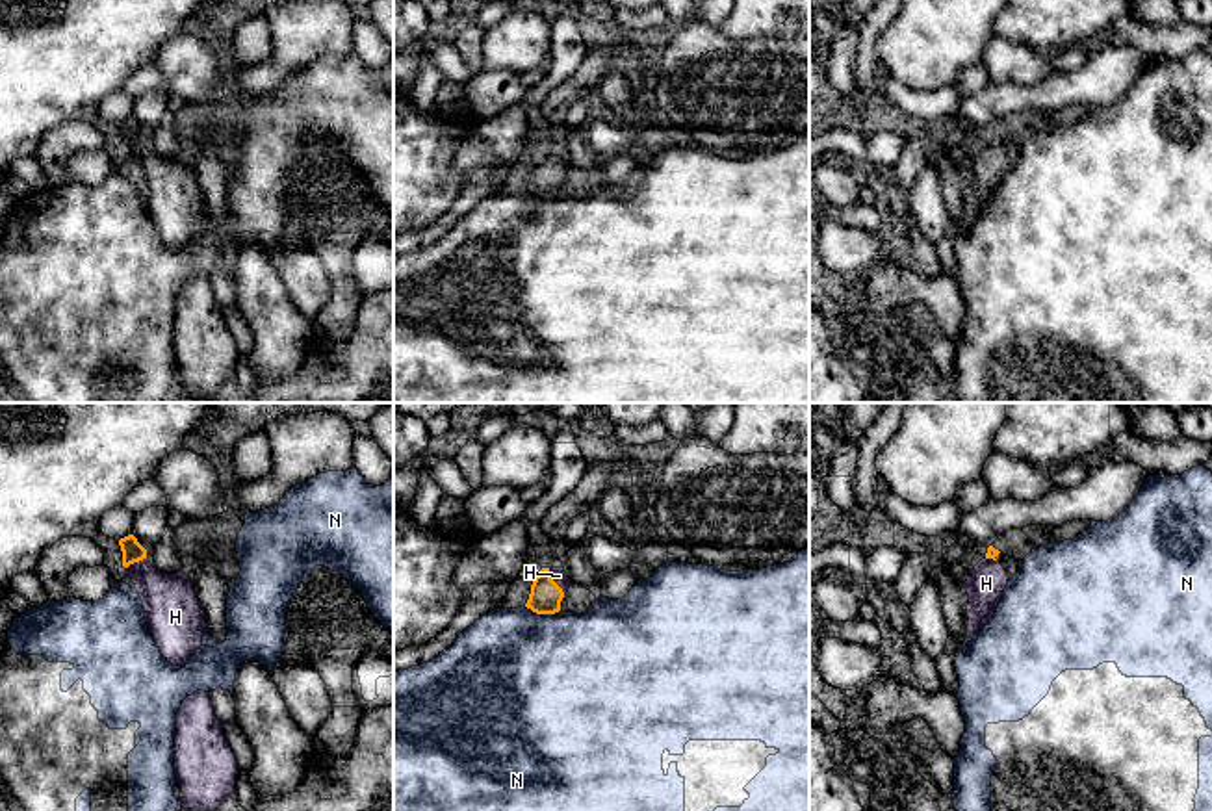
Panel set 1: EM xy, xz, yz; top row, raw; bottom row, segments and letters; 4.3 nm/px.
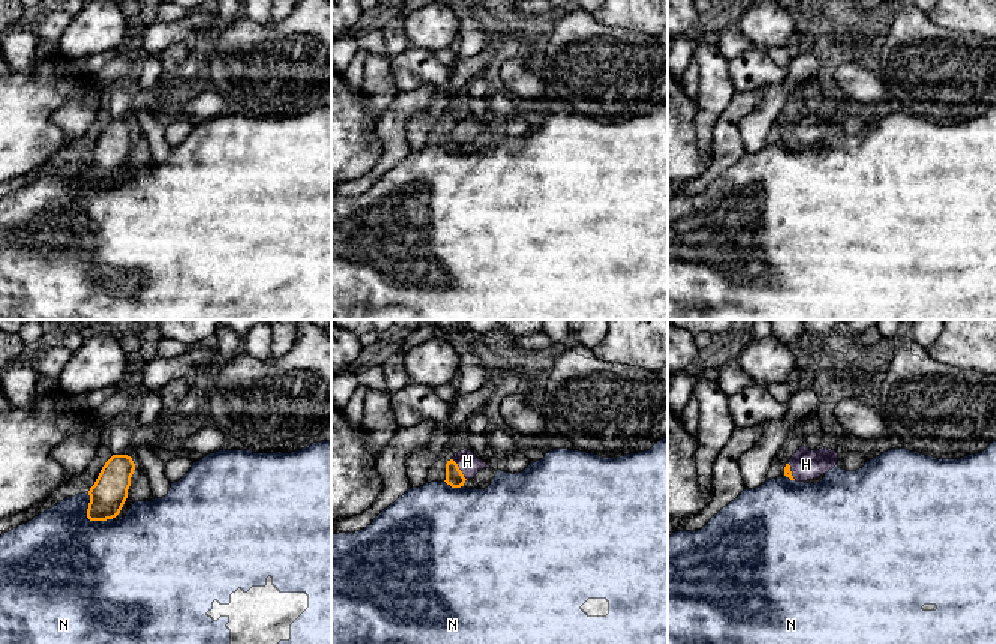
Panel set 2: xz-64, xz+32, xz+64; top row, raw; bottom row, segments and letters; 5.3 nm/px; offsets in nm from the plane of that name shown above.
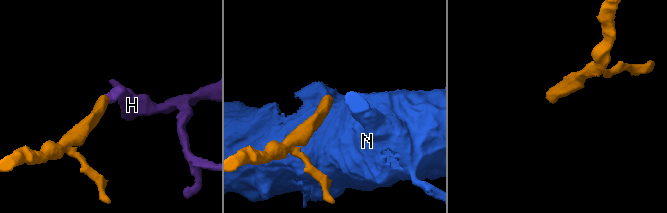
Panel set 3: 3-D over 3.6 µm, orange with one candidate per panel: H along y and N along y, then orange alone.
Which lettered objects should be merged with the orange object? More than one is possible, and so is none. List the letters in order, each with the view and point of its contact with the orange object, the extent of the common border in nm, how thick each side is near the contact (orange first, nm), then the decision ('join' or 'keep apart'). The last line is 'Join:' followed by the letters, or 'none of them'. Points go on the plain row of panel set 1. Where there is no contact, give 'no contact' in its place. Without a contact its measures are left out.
H: meets orange in xz at (554, 166); contact 130 nm long; 140 nm thick on the orange side, 70 nm on the other; join
N: meets orange in xz at (542, 197); contact 160 nm long; 140 nm thick on the orange side, 500 nm on the other; keep apart
Join: H

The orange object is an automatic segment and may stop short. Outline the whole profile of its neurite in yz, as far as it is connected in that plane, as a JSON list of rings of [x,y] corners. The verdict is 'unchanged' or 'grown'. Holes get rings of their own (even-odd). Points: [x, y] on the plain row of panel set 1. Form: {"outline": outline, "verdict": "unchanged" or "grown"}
{"outline": [[[987,132],[986,141],[971,154],[965,174],[969,178],[967,189],[967,221],[978,217],[995,199],[1004,173],[1010,165],[1004,150],[995,143],[1000,135]]], "verdict": "grown"}

